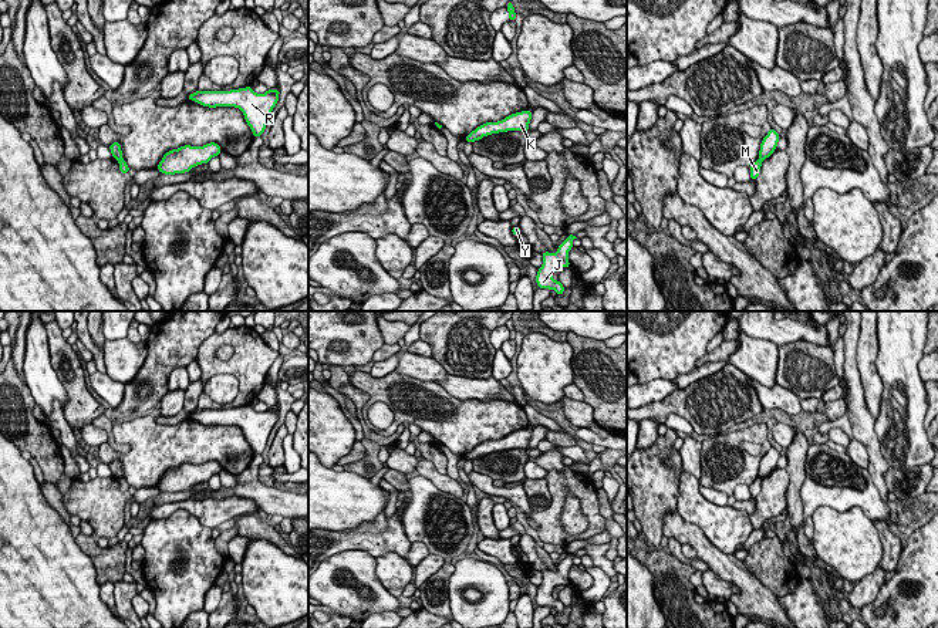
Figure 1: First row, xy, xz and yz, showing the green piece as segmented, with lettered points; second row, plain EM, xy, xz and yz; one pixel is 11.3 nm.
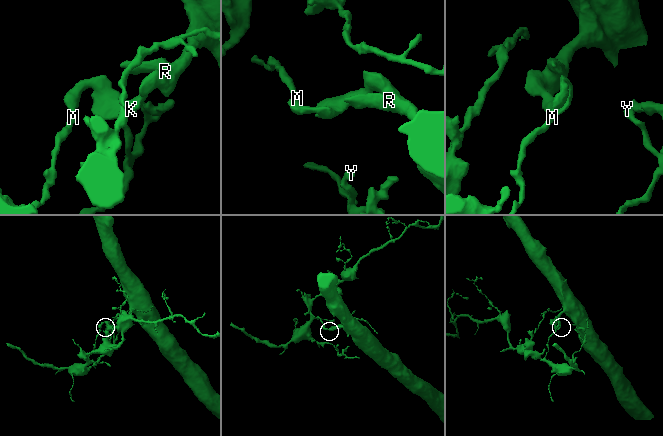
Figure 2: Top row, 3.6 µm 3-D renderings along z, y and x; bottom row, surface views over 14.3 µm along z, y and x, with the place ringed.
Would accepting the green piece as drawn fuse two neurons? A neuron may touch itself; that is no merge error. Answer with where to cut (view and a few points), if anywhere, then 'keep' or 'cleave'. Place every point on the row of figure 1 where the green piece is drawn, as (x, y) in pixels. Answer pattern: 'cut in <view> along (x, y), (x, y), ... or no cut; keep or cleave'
cut in xz along (435, 122), (441, 127); cleave

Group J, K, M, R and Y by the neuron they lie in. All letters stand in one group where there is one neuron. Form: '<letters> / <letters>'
J M Y / K R

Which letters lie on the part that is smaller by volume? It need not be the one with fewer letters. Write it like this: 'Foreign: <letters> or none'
Foreign: J, M, Y

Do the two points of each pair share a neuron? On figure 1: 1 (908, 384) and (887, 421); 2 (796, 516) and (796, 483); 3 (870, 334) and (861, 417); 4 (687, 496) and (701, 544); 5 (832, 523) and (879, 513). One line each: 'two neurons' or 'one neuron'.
1: one neuron
2: one neuron
3: two neurons
4: two neurons
5: two neurons

